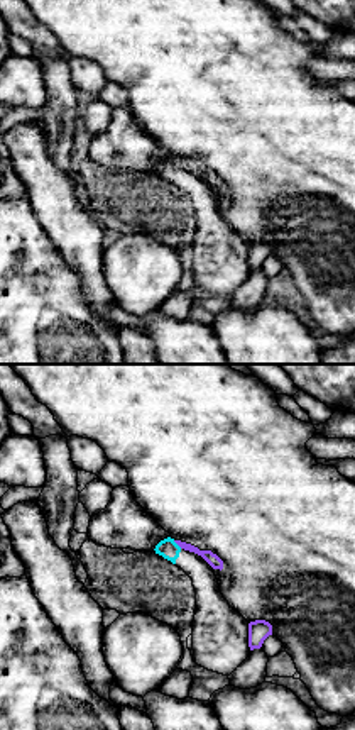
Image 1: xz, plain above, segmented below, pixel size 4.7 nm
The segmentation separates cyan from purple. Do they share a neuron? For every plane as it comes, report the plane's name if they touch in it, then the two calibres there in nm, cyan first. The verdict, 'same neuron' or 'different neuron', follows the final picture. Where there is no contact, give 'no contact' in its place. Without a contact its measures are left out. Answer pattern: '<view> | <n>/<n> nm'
xz | 90/60 nm

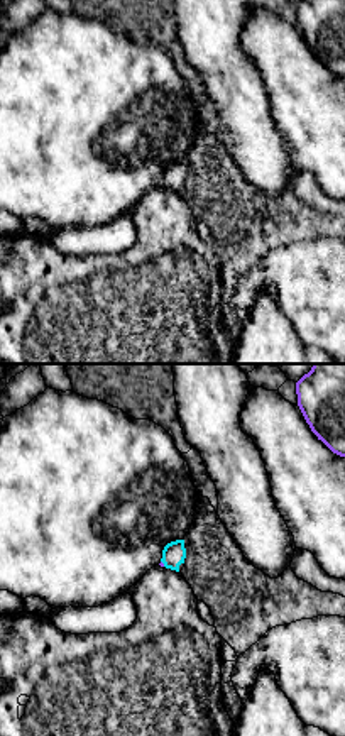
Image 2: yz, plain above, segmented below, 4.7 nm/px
yz | 110/20 nm

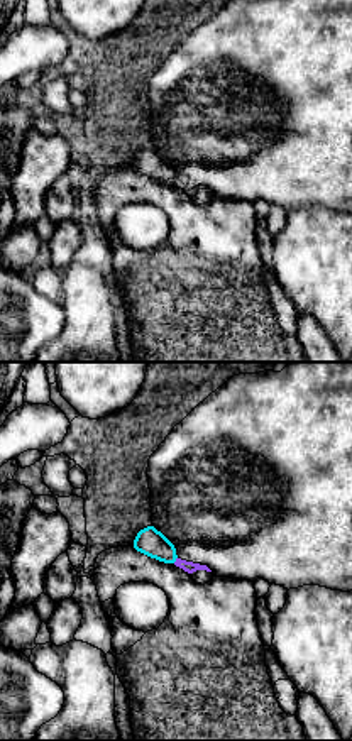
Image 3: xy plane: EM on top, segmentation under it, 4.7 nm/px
xy | 130/60 nm

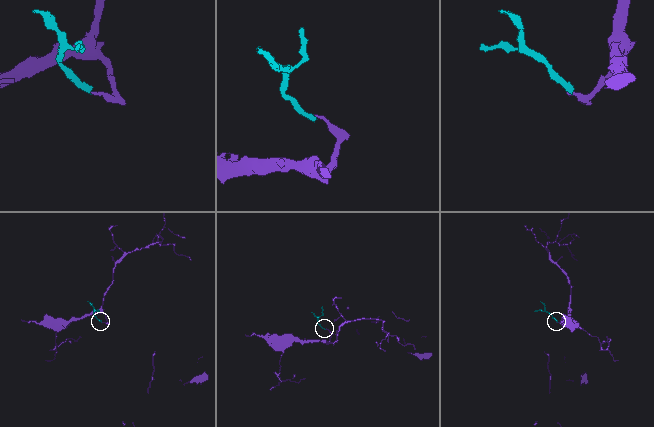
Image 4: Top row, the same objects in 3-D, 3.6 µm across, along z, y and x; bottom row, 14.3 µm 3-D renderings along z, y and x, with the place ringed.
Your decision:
different neuron

